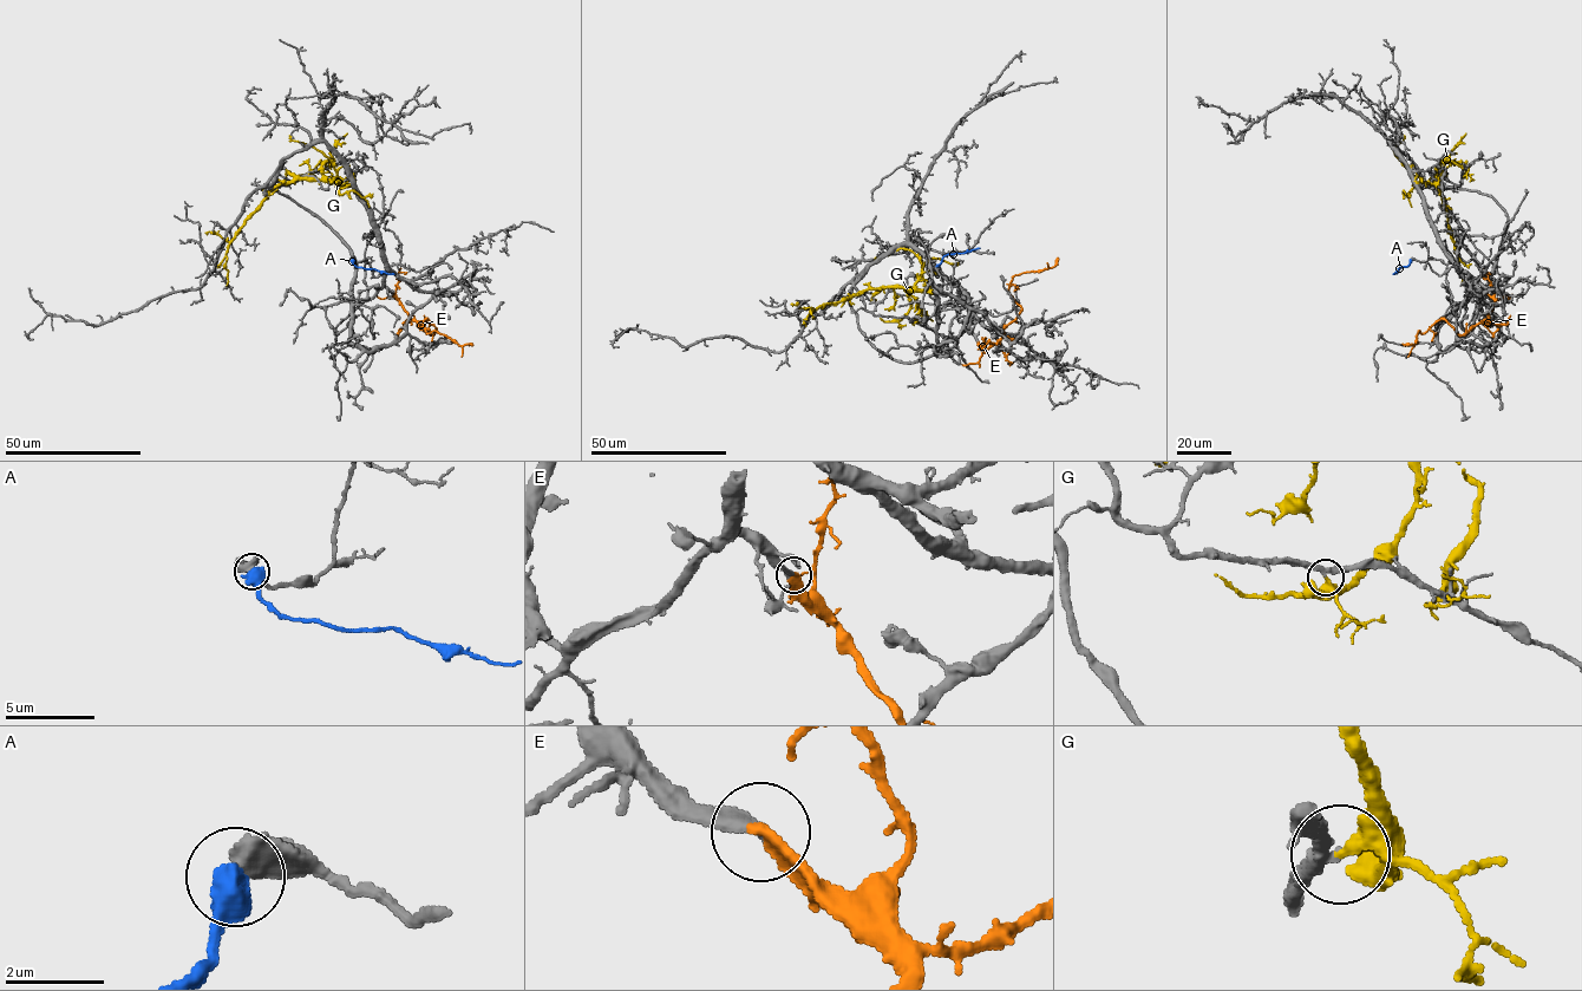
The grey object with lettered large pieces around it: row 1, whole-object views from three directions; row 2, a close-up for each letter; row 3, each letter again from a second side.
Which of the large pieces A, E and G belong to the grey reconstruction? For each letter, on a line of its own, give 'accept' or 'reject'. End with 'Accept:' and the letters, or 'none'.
A: reject
E: accept
G: reject
Accept: E

